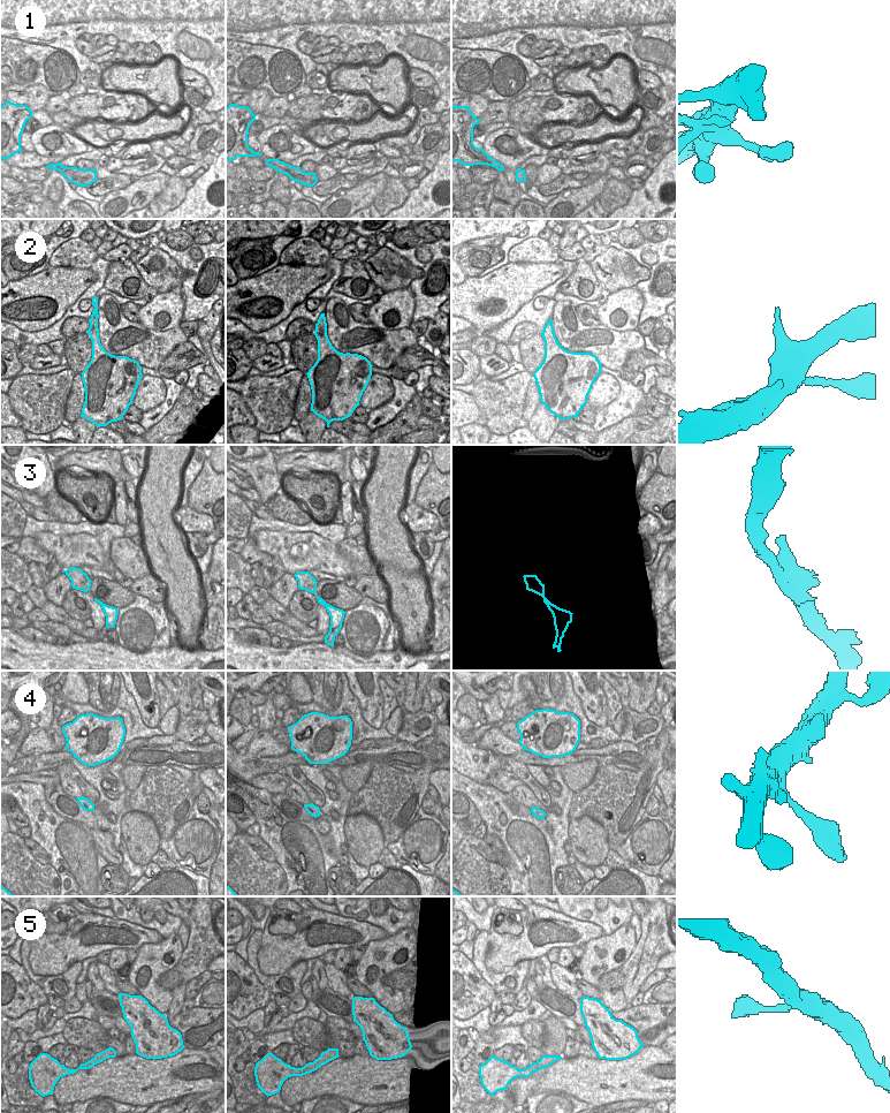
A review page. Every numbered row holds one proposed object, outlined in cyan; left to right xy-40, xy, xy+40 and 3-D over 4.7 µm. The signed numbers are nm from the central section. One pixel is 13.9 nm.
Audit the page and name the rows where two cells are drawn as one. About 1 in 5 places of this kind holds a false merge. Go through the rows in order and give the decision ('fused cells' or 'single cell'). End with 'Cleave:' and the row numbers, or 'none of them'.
1: single cell
2: single cell
3: single cell
4: single cell
5: single cell
Cleave: none of them

